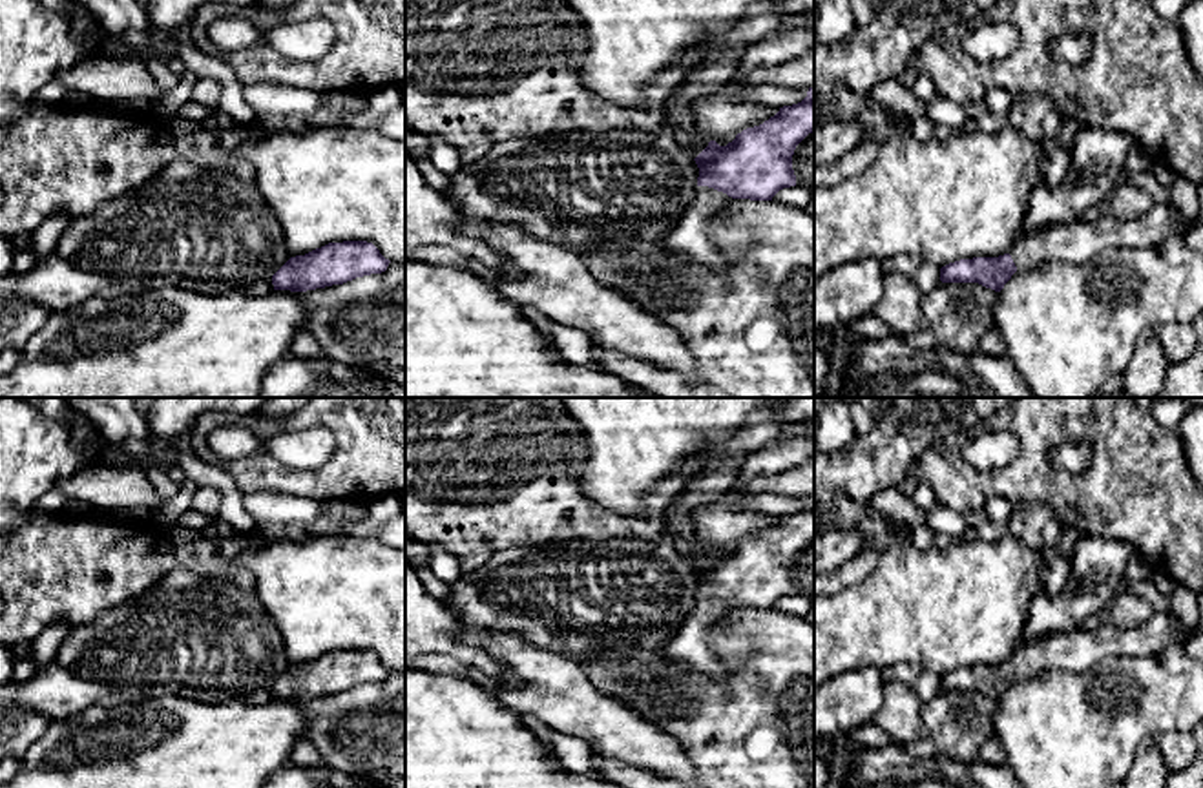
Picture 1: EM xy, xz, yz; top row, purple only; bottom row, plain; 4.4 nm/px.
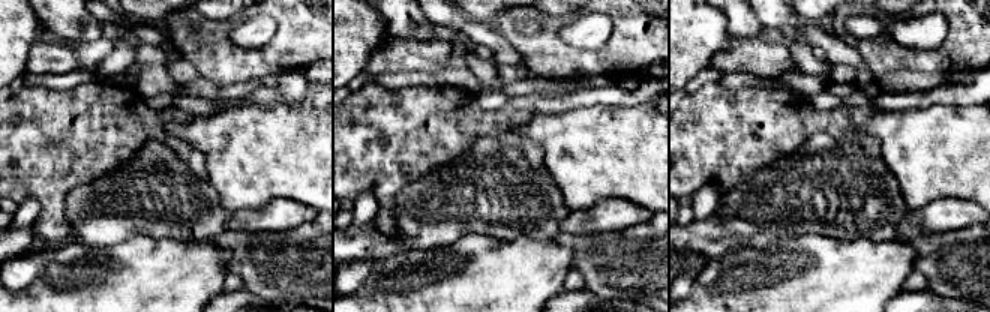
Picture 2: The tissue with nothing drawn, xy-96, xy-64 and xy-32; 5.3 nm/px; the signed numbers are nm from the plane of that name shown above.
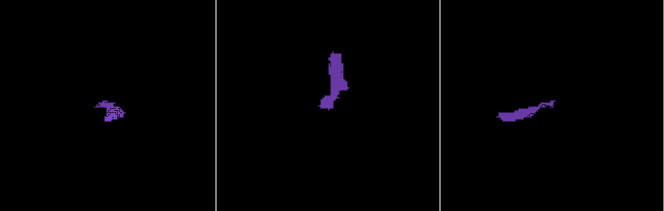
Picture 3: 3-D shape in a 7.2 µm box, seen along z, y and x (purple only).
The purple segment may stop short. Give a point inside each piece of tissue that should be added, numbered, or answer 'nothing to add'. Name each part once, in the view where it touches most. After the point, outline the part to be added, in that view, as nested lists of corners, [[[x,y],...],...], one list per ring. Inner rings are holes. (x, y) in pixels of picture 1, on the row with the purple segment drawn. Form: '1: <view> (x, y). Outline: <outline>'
1: xz (690, 238). Outline: [[[697,186],[683,217],[664,241],[666,250],[714,274],[727,274],[732,261],[712,243],[708,228],[732,204],[734,199],[727,193],[708,186]]]

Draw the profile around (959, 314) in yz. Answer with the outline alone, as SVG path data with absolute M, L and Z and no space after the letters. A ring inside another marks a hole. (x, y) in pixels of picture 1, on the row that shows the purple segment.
M940 283L922 294L920 310L936 348L957 354L978 352L978 341L993 330L993 305L999 292L978 283Z

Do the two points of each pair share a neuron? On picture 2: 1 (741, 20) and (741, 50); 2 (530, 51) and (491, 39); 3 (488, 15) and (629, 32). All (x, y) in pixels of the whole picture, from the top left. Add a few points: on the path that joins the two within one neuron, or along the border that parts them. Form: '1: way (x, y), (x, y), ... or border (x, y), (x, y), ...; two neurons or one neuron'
1: border (771, 35), (735, 39); two neurons
2: border (492, 24), (521, 54), (525, 63); two neurons
3: border (498, 15), (492, 23); two neurons

